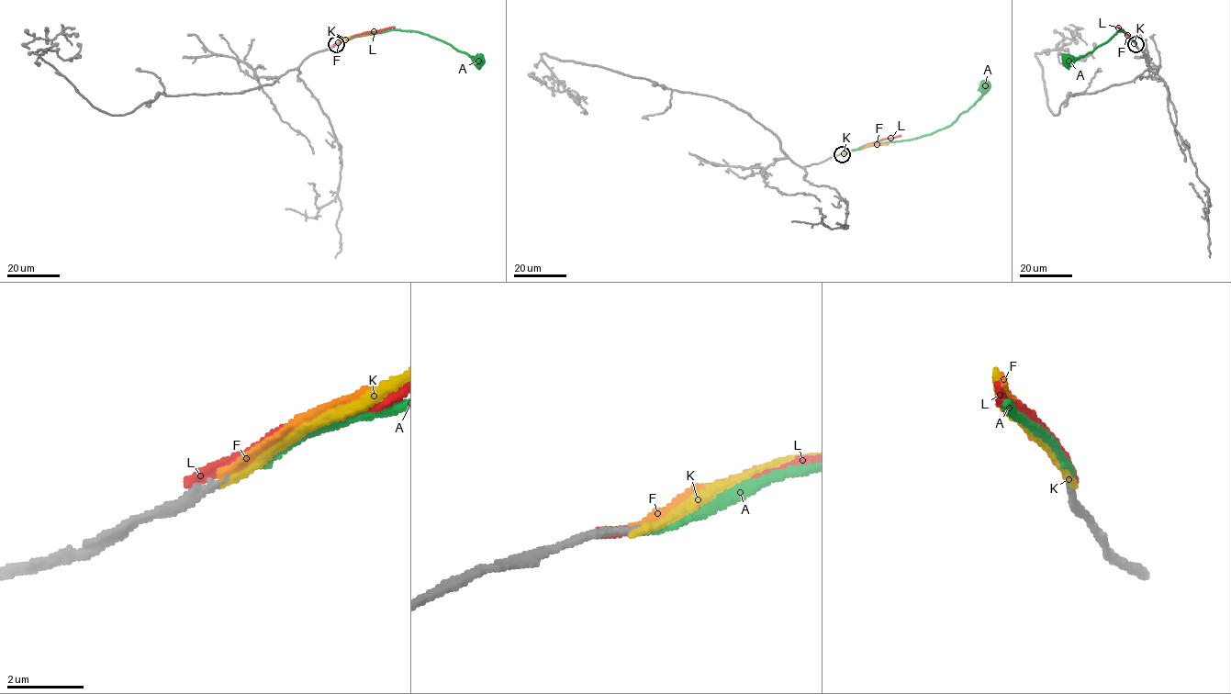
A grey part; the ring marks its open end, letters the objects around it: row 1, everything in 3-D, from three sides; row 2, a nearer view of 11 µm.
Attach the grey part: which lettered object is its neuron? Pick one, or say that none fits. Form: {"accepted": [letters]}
{"accepted": ["F"]}

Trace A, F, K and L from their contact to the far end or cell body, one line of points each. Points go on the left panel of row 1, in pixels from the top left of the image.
A: (336, 44), (362, 35), (391, 29), (414, 30), (442, 40), (479, 61)
F: (336, 44), (349, 38), (381, 33)
K: (336, 44), (351, 37), (375, 32)
L: (334, 44), (363, 32), (395, 27)

